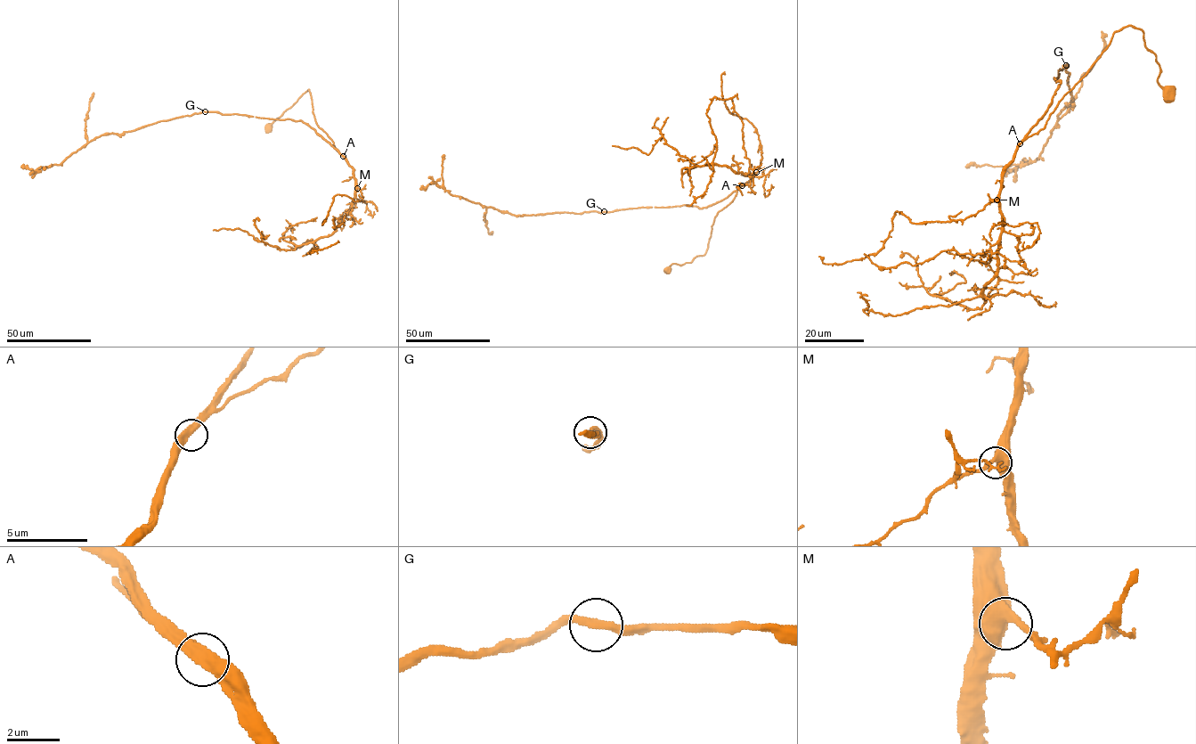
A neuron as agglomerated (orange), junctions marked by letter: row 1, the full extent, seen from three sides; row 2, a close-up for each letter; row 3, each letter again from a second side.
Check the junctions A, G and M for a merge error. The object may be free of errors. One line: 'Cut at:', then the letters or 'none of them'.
Cut at: none of them

